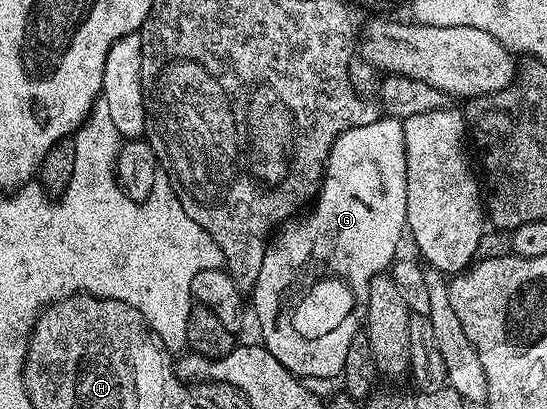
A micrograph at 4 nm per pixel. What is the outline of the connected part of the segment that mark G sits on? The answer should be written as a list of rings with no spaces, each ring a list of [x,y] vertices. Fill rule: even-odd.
[[[383,116],[372,124],[345,130],[332,144],[322,186],[310,208],[307,214],[302,212],[283,222],[271,237],[252,291],[254,314],[262,329],[261,344],[291,373],[302,380],[337,379],[344,368],[344,356],[348,356],[348,344],[352,344],[352,336],[359,334],[366,321],[370,282],[395,261],[402,234],[404,238],[407,233],[402,122]]]

